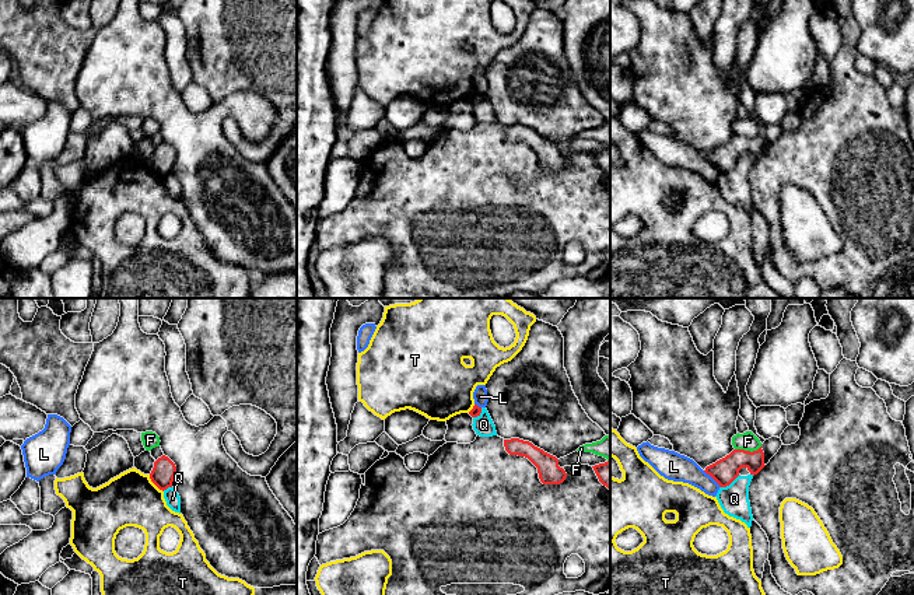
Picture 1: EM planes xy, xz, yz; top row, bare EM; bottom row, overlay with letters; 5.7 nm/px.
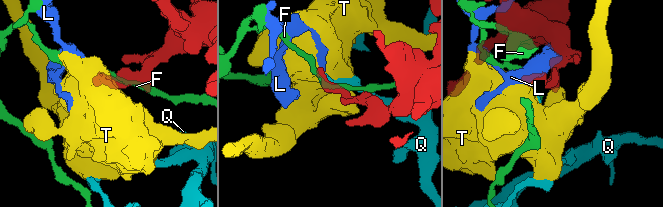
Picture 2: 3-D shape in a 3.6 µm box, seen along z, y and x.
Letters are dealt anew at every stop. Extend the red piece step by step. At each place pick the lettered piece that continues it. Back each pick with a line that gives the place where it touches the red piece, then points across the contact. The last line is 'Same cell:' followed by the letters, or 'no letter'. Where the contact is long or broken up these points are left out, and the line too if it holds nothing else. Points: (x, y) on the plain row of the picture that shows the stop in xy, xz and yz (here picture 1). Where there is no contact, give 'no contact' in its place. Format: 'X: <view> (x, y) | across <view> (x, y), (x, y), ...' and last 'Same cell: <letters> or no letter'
Same cell: no letter

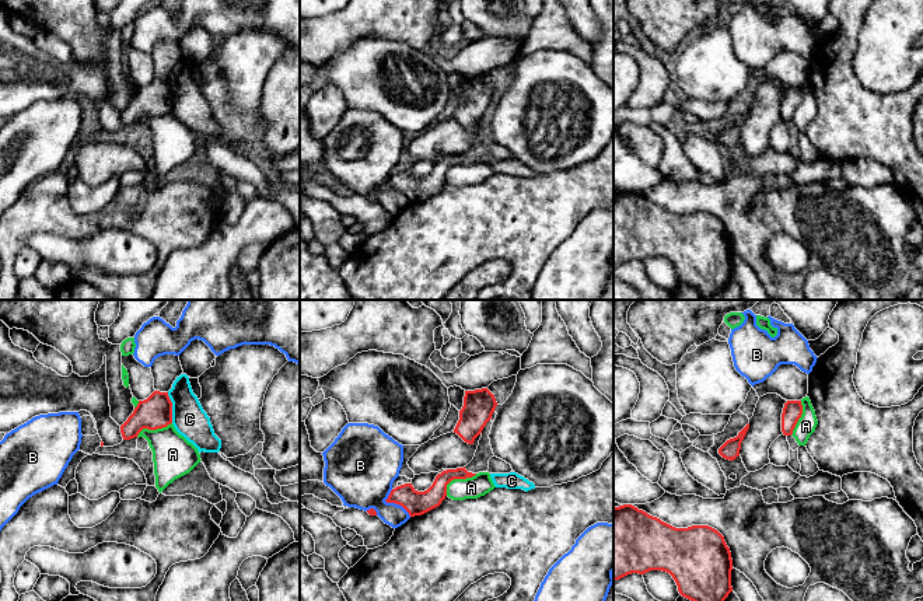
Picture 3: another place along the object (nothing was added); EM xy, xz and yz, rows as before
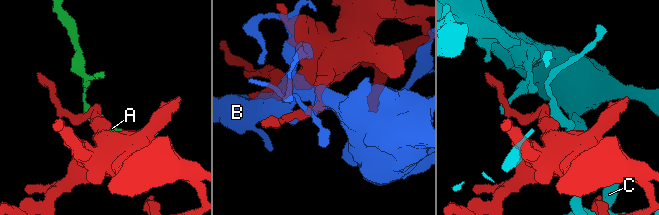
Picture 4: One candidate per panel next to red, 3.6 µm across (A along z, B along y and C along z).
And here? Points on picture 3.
Same cell: no letter

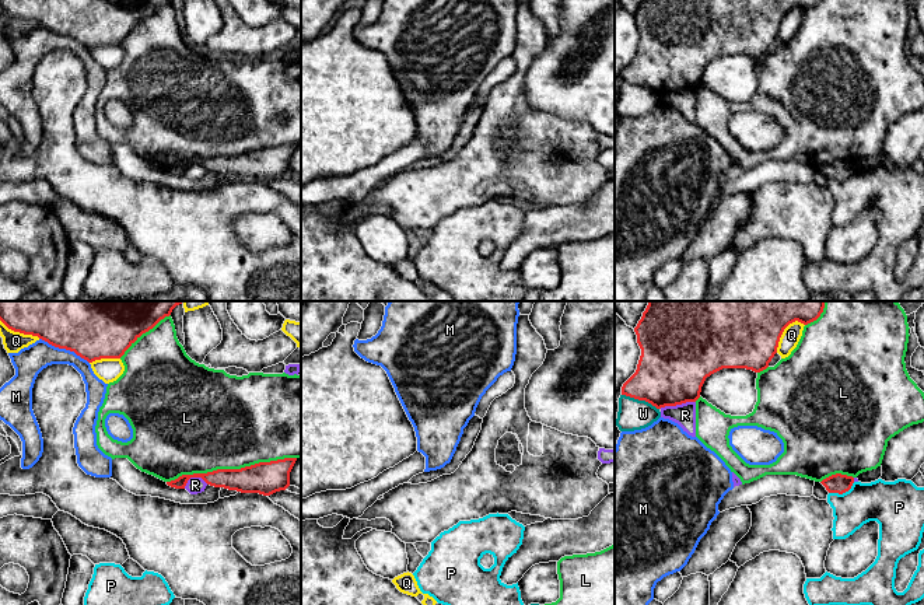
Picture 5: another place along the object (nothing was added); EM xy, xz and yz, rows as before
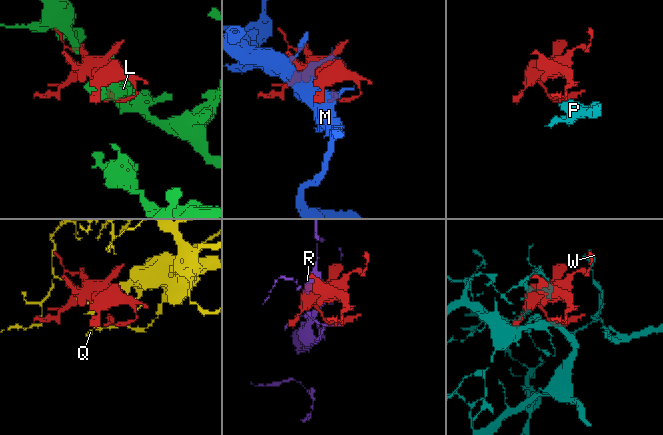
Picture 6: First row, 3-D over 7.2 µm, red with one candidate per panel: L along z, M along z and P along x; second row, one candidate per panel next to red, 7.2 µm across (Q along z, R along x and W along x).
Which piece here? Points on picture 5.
Same cell: no letter

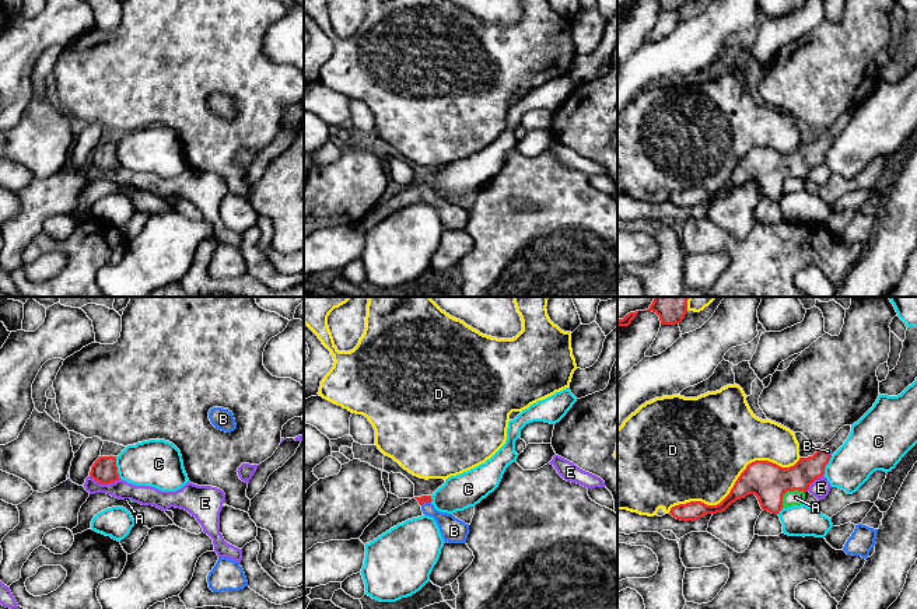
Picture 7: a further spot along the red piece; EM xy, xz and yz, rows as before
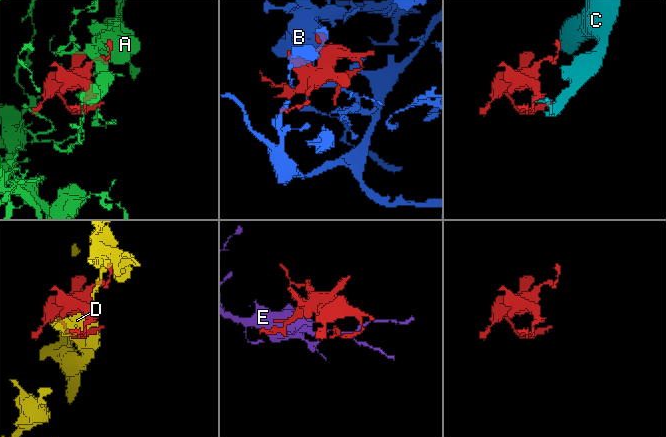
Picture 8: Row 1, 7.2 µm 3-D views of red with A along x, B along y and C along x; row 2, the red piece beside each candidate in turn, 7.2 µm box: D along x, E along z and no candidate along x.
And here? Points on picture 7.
B: xz (426, 188) | across xz (424, 185), (426, 188), (454, 217)
Same cell: B

